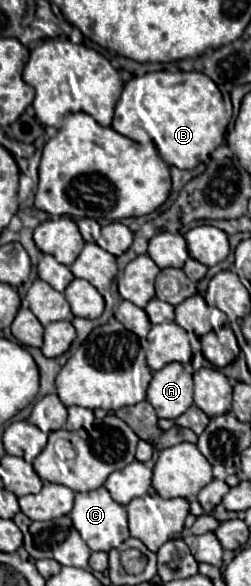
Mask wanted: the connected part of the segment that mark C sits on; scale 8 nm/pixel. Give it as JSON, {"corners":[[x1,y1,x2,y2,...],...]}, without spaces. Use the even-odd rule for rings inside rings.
{"corners":[[99,487,95,491,75,495,75,507,71,511,71,521,73,521,75,529,79,531,79,535,83,537,83,541,91,547,91,551,107,553,107,551,119,547,129,537,125,515,127,515,125,507,115,503,105,487]]}

